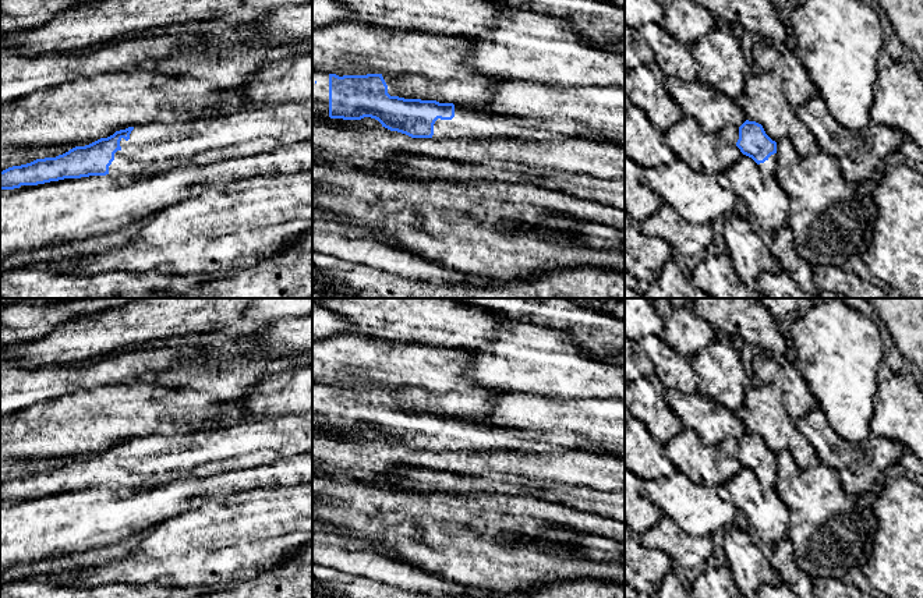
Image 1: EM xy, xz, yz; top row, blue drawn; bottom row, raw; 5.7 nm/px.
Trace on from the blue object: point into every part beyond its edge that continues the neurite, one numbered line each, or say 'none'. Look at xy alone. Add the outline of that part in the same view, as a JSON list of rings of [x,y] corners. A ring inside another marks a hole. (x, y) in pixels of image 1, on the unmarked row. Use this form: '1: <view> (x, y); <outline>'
1: xy (152, 460); [[[312,411],[272,414],[170,436],[135,438],[128,453],[121,450],[109,486],[156,486],[301,453],[312,453]]]

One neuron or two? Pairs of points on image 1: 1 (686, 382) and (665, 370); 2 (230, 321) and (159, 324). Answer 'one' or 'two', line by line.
1: one
2: one

